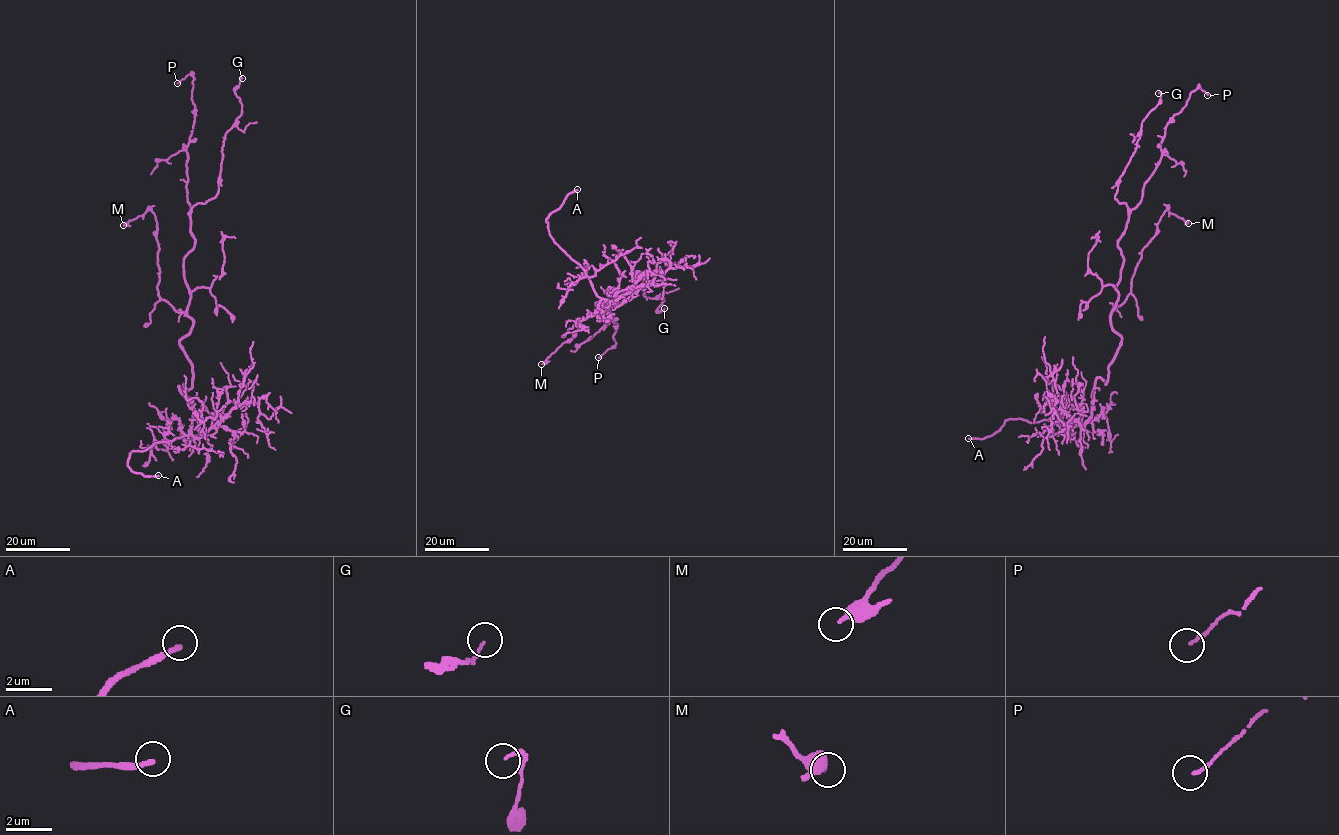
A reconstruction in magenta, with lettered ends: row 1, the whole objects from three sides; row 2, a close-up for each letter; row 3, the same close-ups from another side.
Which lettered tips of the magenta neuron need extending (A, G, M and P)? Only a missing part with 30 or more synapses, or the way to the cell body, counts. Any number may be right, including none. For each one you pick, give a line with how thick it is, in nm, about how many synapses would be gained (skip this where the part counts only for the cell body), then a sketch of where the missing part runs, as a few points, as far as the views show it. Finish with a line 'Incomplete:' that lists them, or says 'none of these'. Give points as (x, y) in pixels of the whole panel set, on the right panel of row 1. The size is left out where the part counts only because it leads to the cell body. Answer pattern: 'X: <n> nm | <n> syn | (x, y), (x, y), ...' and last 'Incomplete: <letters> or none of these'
A: 240 nm | (968, 438), (951, 424), (894, 412)
Incomplete: A

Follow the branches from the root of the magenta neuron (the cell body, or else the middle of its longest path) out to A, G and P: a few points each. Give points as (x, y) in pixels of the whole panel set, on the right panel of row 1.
A: (1111, 323), (1122, 344), (1108, 381), (1096, 380), (1084, 425), (1012, 418), (992, 435), (968, 438)
G: (1111, 323), (1123, 262), (1117, 239), (1129, 214), (1114, 195), (1142, 121), (1160, 99), (1158, 93)
P: (1111, 323), (1123, 262), (1117, 239), (1161, 158), (1165, 125), (1185, 106), (1192, 92), (1200, 87), (1207, 95)

